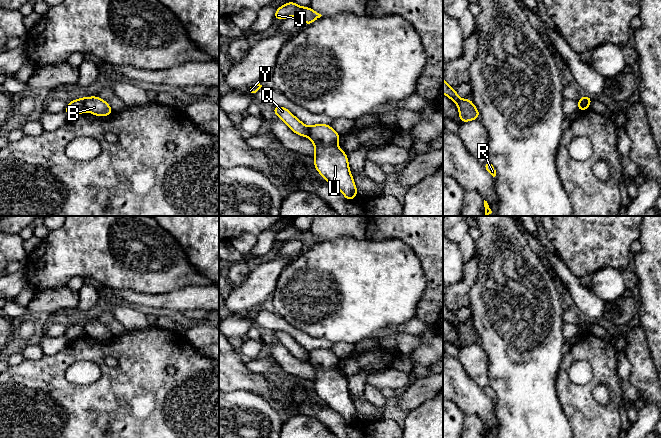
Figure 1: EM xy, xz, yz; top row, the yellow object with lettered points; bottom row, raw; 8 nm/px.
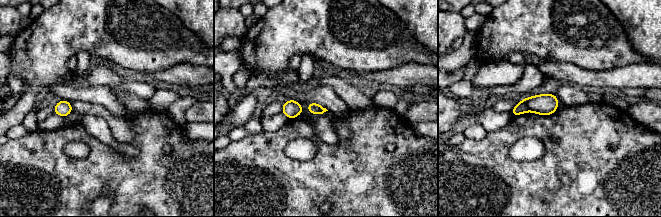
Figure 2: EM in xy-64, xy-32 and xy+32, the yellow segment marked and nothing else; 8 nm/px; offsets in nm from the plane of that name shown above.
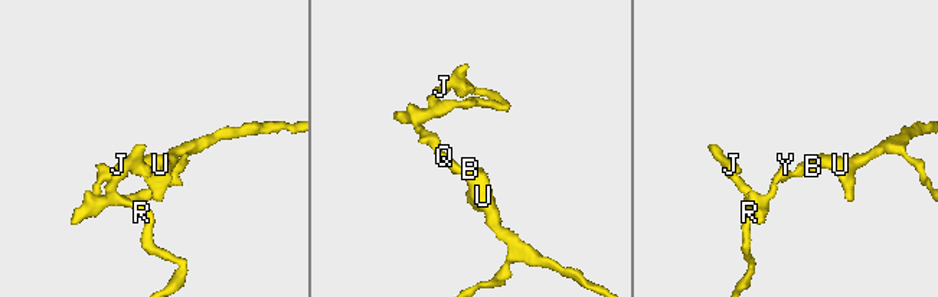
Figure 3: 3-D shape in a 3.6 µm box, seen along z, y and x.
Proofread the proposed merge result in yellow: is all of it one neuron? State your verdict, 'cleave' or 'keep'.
cleave

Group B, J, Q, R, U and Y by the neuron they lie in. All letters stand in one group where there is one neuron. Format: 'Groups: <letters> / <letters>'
Groups: B U / J Q R Y

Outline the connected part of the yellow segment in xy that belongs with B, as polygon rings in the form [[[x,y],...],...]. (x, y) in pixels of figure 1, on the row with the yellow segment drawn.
[[[84,97],[83,101],[86,111],[96,116],[110,116],[113,113],[110,105],[99,97]]]

